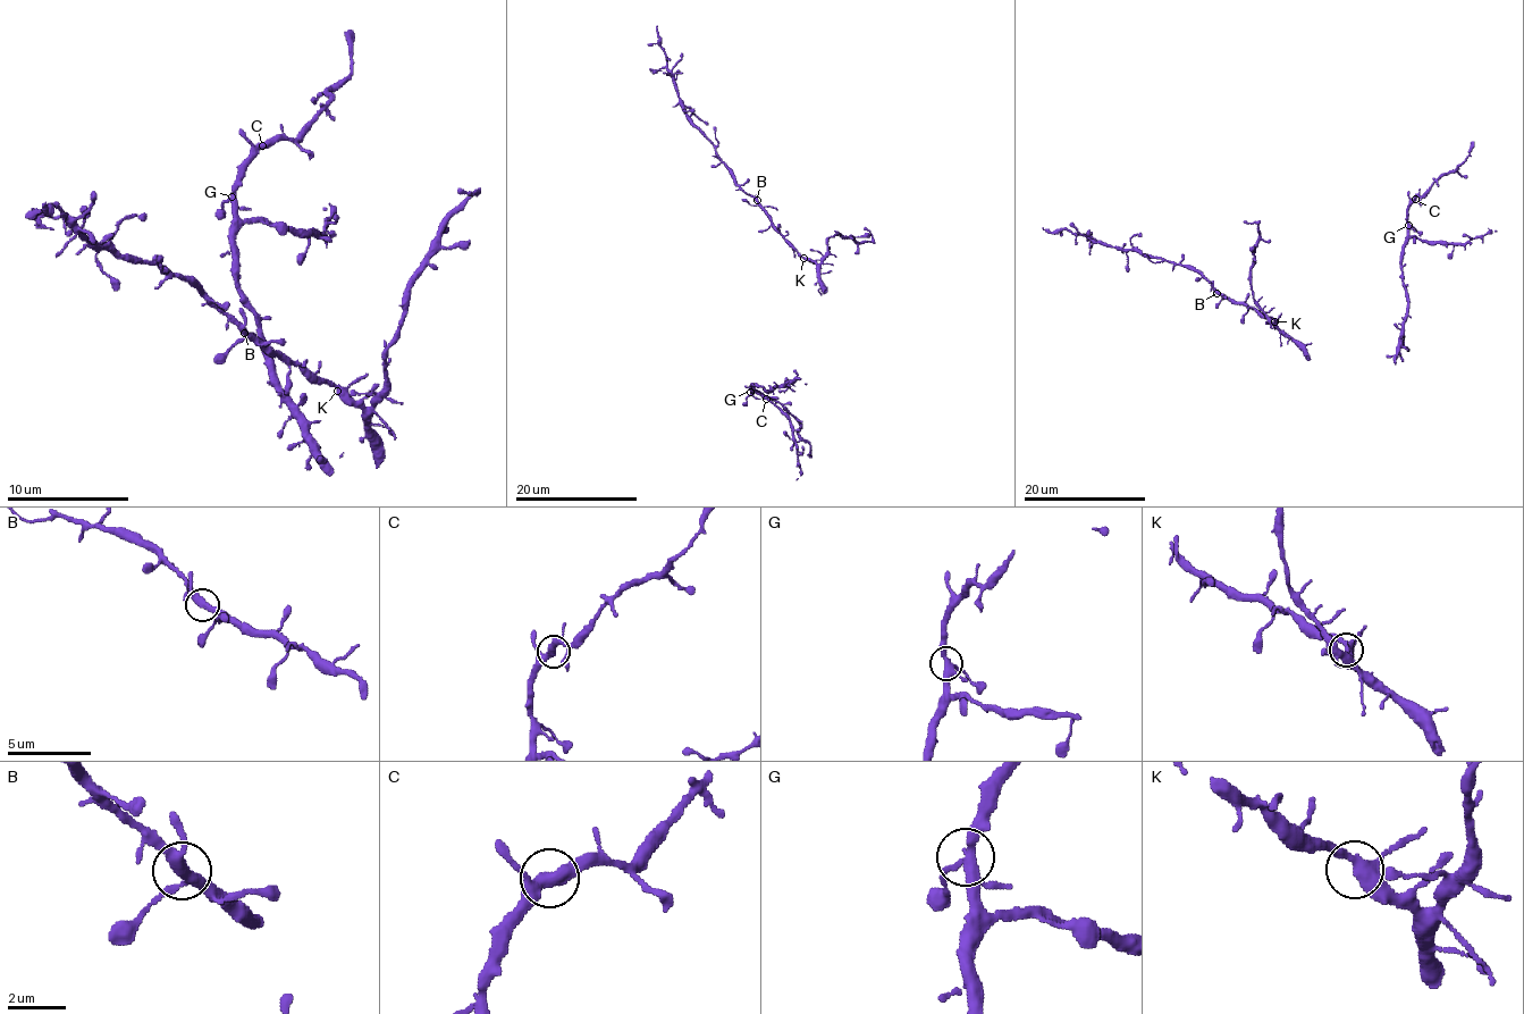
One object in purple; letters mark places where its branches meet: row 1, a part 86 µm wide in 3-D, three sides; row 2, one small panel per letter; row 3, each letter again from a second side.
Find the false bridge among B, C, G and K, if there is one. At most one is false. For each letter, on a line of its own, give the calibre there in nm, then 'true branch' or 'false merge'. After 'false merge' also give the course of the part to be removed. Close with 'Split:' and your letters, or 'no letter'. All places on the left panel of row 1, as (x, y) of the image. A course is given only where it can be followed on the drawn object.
B: 340 nm | true branch
C: 340 nm | true branch
G: 340 nm | true branch
K: 360 nm | true branch
Split: no letter

